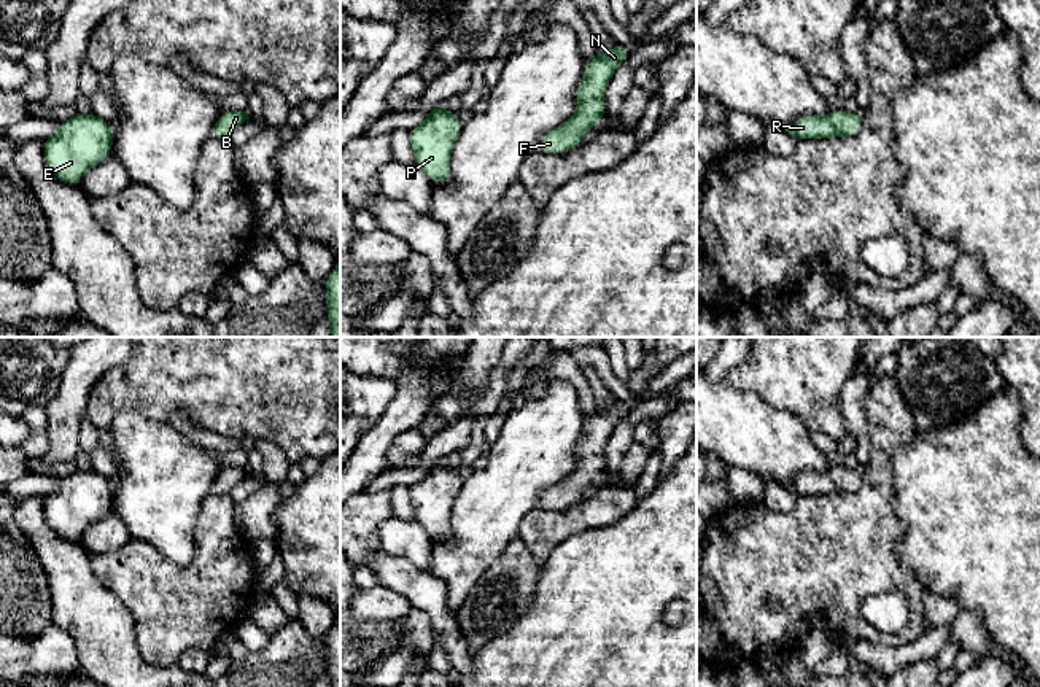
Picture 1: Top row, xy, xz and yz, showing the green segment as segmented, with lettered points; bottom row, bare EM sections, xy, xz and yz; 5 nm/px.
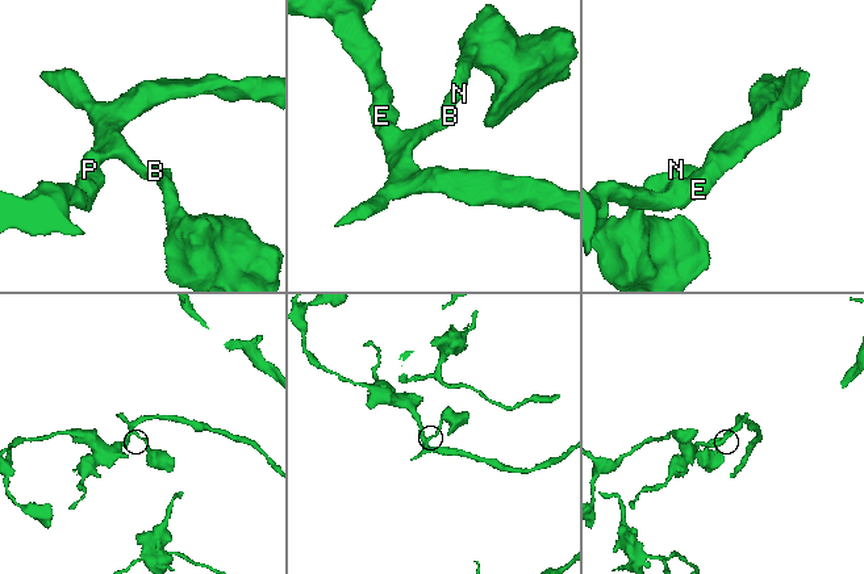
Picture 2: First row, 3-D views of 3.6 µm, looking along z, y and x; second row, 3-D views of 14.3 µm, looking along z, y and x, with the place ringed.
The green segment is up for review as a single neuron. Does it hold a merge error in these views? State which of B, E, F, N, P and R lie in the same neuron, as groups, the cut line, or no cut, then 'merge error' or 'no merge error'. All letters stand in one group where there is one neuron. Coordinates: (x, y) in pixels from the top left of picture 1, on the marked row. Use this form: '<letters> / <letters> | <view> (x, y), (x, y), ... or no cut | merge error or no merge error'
B E F N P R | no cut | no merge error

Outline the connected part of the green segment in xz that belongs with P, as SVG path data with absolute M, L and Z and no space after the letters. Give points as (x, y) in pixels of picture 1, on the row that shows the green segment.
M434 105L428 118L409 129L409 142L415 153L415 164L428 175L433 184L445 183L450 177L450 159L463 124L455 111Z

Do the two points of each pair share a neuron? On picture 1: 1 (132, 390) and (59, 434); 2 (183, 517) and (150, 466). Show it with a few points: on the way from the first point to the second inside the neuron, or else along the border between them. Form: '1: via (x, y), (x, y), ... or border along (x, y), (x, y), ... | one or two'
1: border along (99, 376), (91, 388), (88, 412) | two
2: via (170, 504), (161, 495), (161, 484), (156, 479) | one

